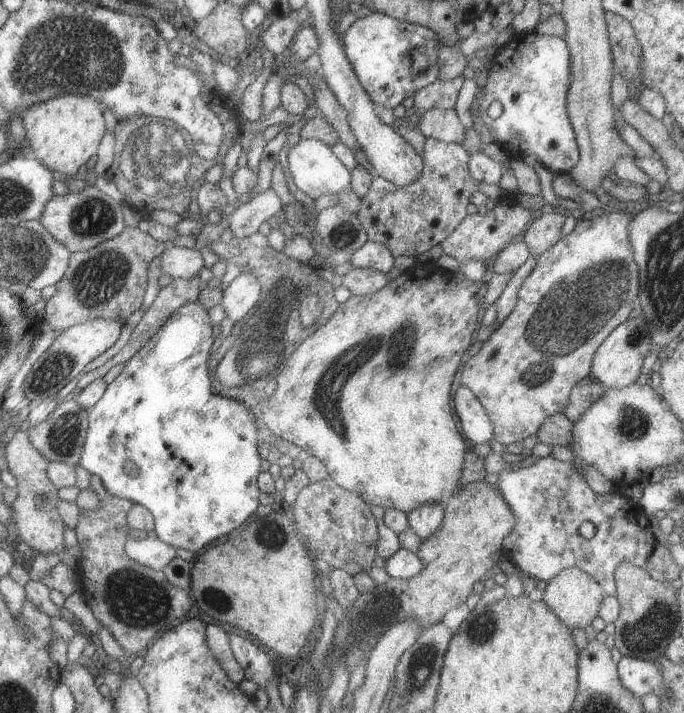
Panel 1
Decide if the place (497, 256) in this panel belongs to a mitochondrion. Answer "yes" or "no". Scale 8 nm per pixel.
no

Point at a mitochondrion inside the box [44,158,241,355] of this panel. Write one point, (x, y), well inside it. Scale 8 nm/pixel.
(95, 280)

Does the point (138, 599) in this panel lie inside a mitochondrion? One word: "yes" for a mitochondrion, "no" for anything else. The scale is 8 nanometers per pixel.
yes

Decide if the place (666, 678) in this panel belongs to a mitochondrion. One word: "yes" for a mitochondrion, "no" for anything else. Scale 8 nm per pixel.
no

